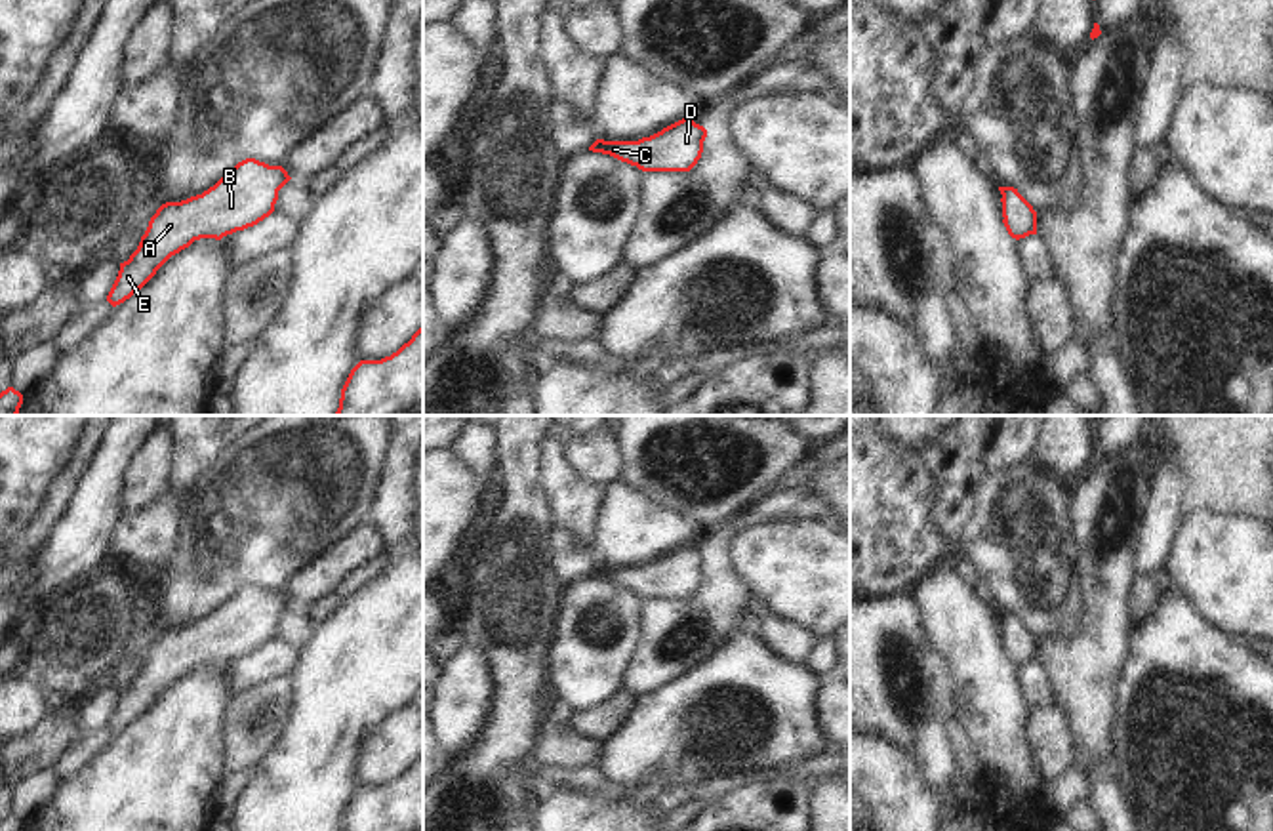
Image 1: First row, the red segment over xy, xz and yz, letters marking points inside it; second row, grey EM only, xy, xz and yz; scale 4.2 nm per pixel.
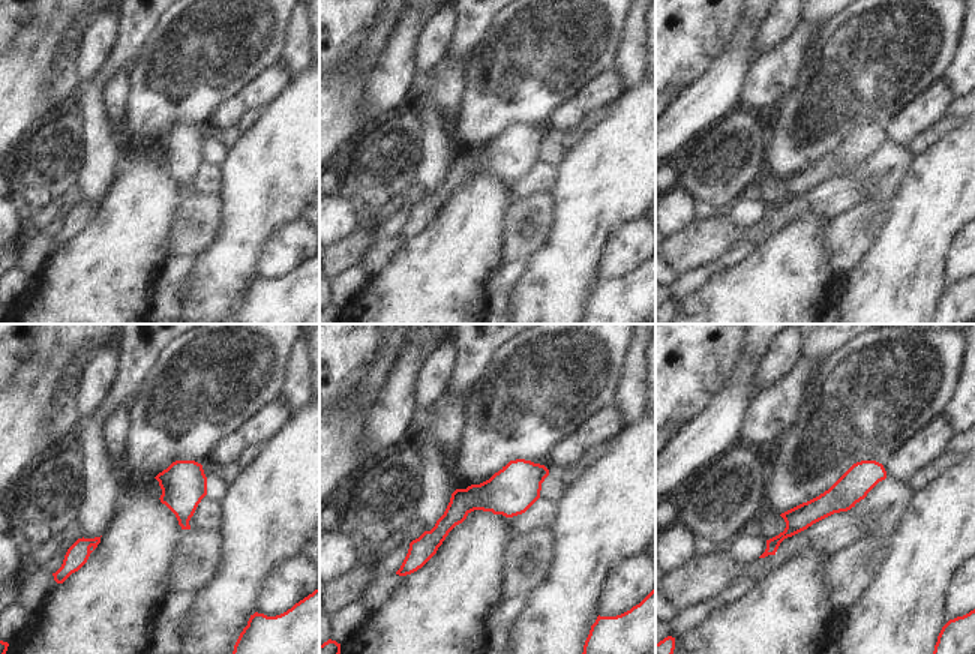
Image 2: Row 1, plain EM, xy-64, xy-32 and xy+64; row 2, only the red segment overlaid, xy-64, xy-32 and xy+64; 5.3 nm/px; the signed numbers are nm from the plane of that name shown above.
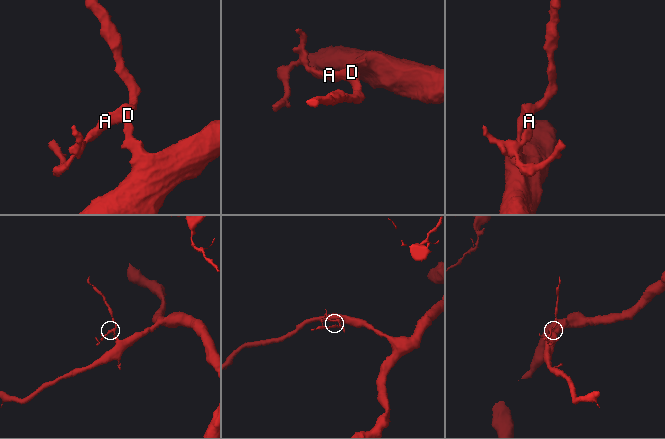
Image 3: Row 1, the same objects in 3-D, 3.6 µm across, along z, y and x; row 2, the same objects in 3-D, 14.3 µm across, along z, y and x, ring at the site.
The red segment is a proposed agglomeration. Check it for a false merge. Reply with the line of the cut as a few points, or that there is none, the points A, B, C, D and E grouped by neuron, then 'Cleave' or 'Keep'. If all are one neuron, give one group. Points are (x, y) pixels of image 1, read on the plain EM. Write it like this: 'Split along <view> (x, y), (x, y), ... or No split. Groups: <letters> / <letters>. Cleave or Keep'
No split. Groups: A B C D E. Keep

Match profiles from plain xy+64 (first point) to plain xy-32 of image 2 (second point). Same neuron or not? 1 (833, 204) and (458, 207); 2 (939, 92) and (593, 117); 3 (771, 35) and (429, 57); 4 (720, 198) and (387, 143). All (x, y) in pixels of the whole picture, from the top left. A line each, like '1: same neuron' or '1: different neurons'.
1: different neurons
2: different neurons
3: same neuron
4: same neuron

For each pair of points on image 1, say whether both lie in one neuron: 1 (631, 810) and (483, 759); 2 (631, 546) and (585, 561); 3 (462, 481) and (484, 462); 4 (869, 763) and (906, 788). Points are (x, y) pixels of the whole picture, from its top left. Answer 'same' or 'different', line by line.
1: different
2: different
3: different
4: same

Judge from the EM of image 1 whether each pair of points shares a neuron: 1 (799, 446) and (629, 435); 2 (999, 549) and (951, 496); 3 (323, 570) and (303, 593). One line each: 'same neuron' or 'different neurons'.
1: same neuron
2: different neurons
3: same neuron

